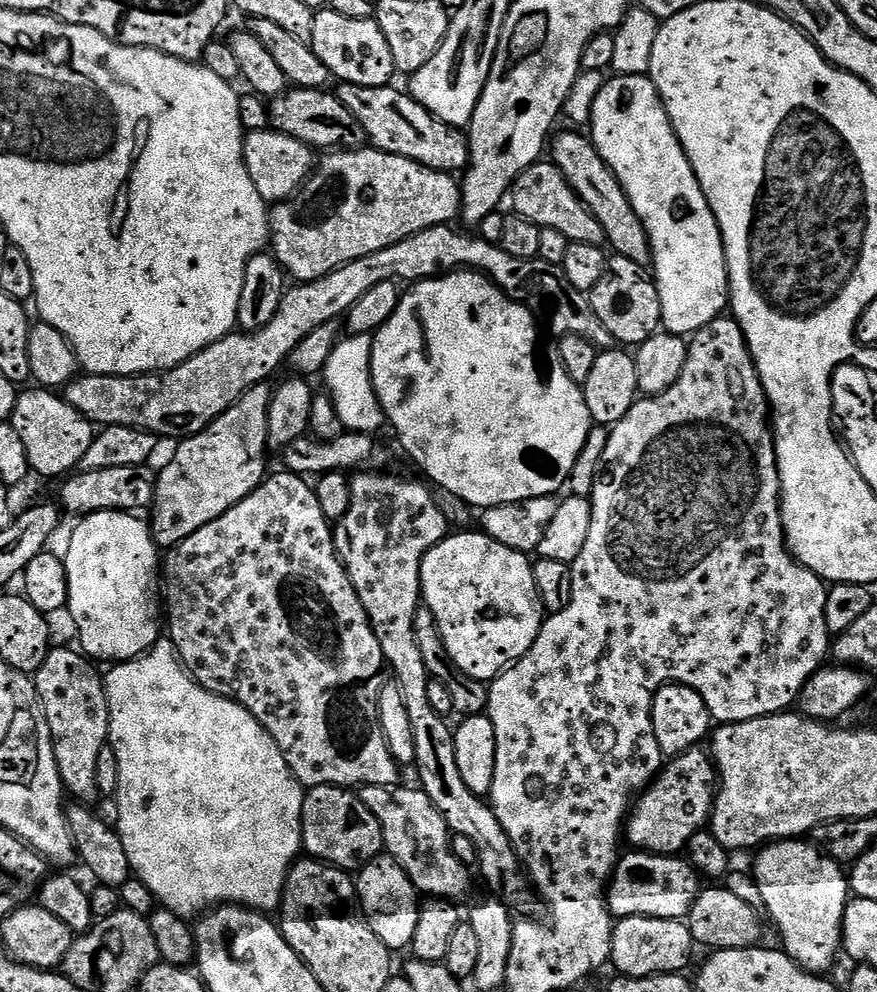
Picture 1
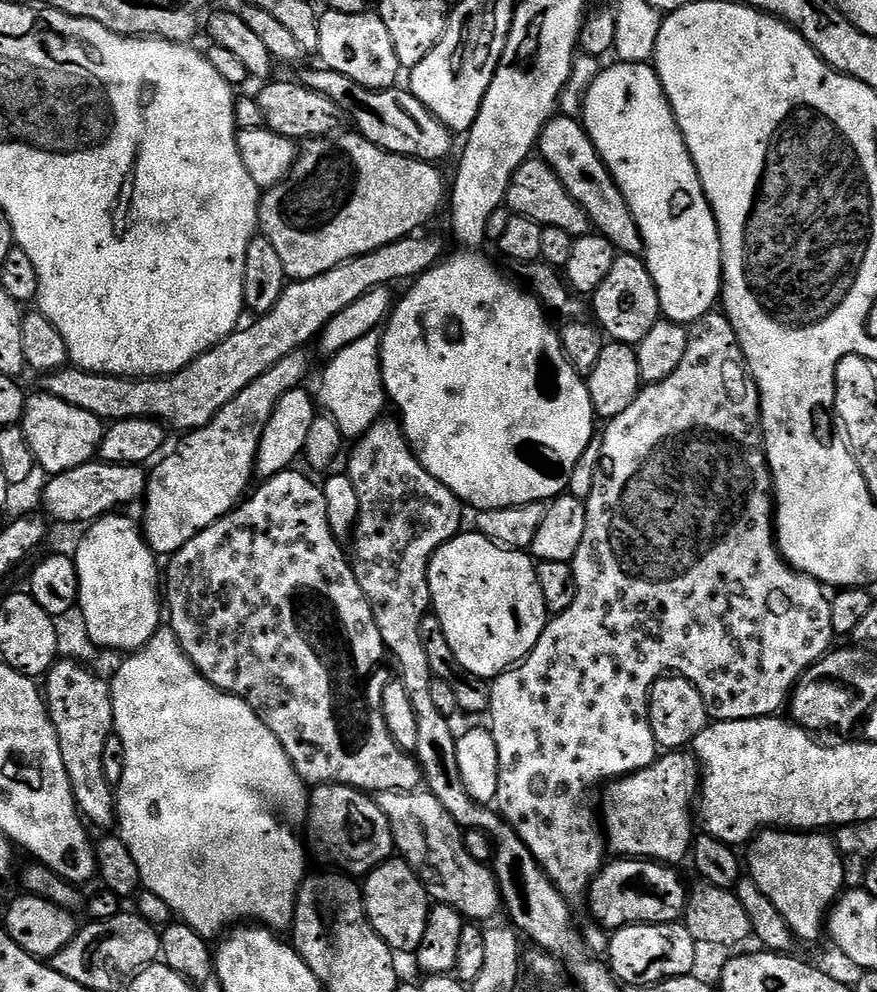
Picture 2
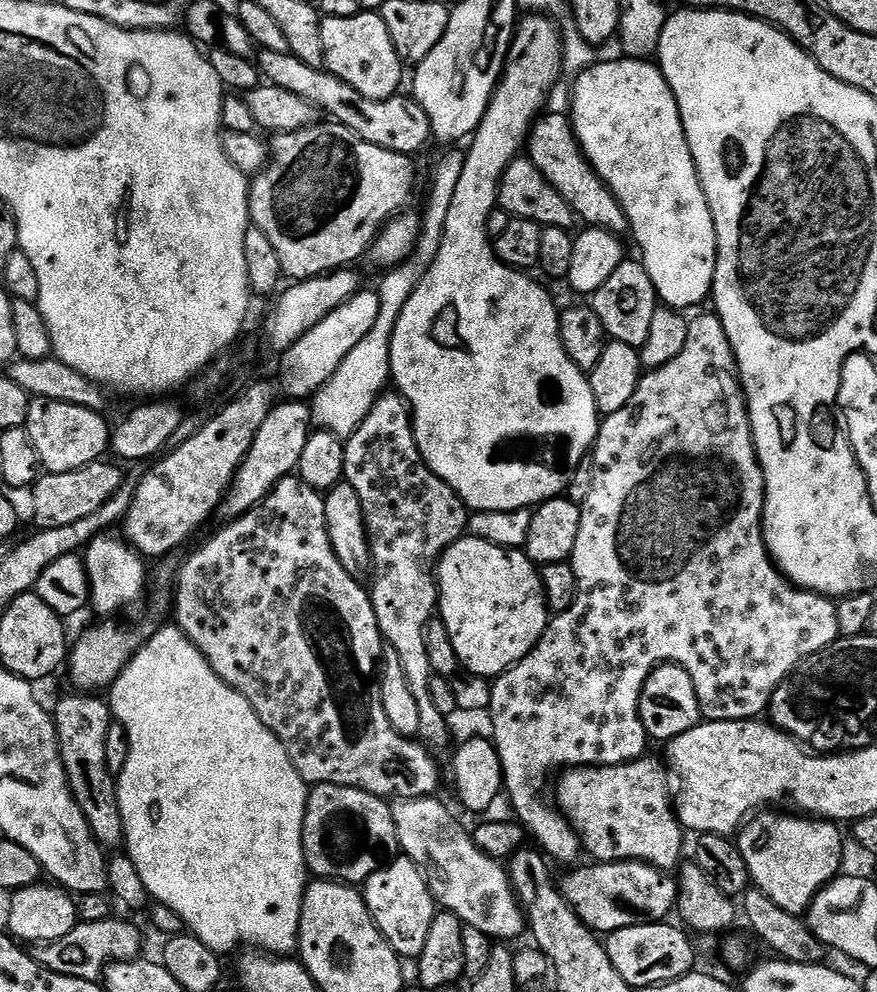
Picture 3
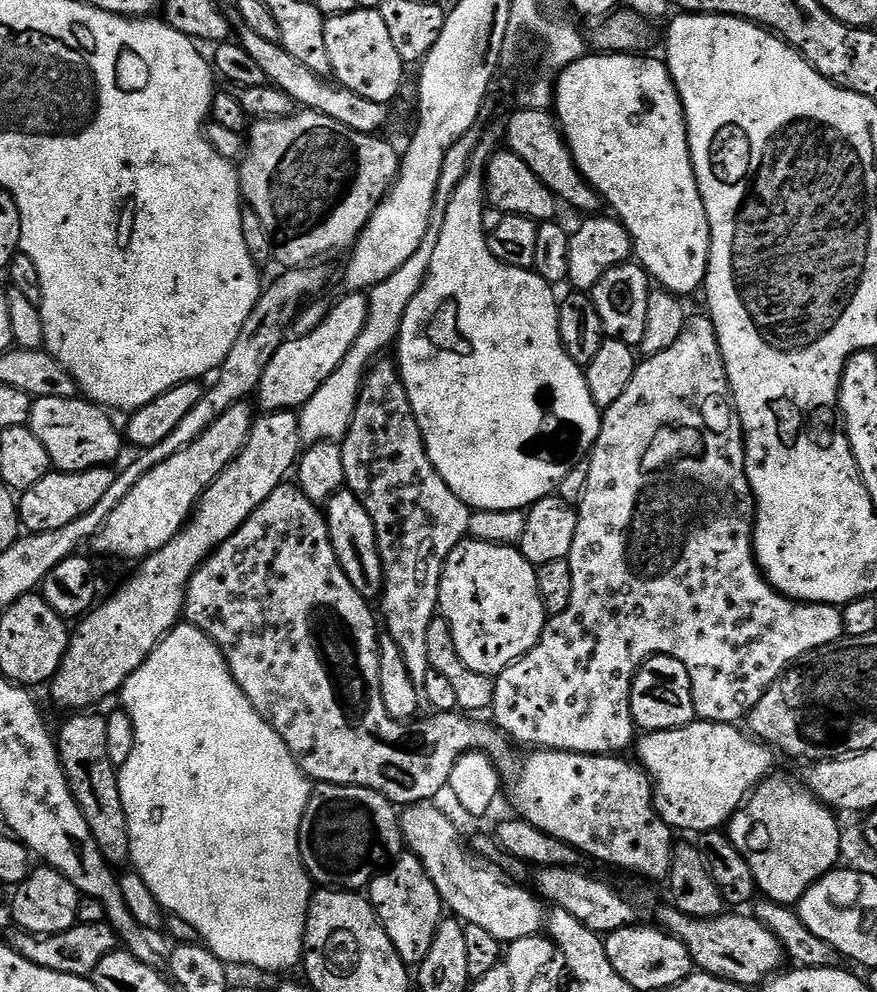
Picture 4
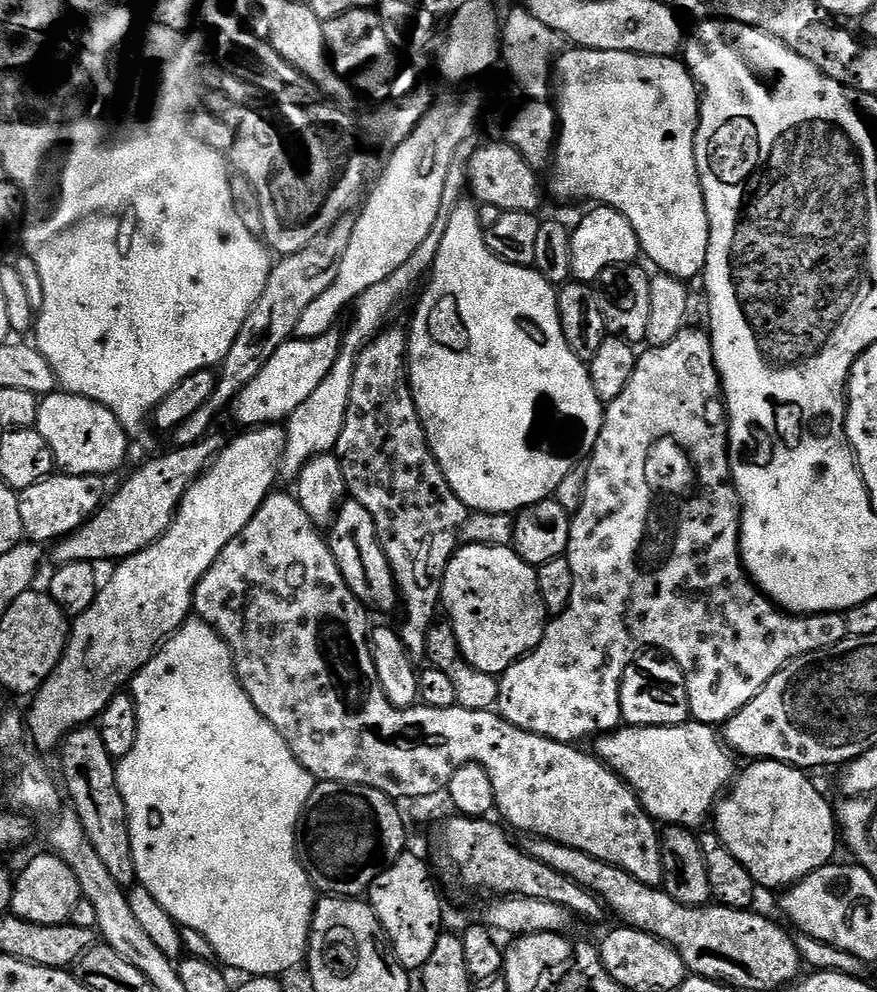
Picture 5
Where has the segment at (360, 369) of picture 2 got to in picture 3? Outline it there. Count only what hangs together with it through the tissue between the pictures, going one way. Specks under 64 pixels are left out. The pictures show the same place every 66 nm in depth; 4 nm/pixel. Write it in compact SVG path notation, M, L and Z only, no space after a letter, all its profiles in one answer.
M452 146L436 164L432 172L432 189L428 192L428 201L424 204L424 216L420 226L420 236L416 239L416 248L403 264L397 264L391 270L385 271L378 285L378 318L370 329L370 334L342 358L342 366L334 370L334 374L325 382L316 395L310 400L310 415L317 429L333 432L335 436L347 438L362 426L366 414L374 406L377 396L385 389L390 380L390 350L394 326L402 314L402 306L410 302L410 294L422 282L428 273L432 260L442 246L442 234L446 226L446 213L450 210L450 201L454 198L454 186L458 186L458 178L462 178L462 166L466 166L464 152L459 147Z

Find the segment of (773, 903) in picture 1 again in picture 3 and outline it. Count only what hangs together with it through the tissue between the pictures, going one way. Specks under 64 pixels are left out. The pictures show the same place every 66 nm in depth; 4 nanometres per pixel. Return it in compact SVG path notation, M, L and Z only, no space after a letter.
M776 810L753 815L738 833L738 847L748 867L749 881L766 894L774 906L782 906L791 916L803 917L813 898L841 871L844 840L835 823L791 815L779 816Z

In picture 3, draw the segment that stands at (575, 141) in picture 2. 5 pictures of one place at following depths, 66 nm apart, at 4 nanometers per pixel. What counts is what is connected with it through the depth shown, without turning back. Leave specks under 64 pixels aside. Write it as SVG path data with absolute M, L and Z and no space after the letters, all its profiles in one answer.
M545 111L535 121L527 137L526 156L534 166L538 166L546 182L550 182L550 186L554 186L554 190L558 190L558 194L566 198L566 202L577 217L581 221L585 220L583 223L587 227L601 228L617 234L629 231L628 219L618 198L614 198L614 194L602 182L600 175L590 166L590 162L576 140L576 131L572 129L572 121L568 116Z

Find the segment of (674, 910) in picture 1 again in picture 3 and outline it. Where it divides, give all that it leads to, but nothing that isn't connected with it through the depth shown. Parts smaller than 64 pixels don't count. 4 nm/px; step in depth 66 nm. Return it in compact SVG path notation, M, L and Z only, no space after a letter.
M617 860L614 864L592 862L589 865L589 868L578 868L570 873L564 881L559 881L558 887L562 898L572 907L576 917L593 932L607 934L626 926L659 924L673 915L676 907L676 882L667 871L642 864L639 860Z

